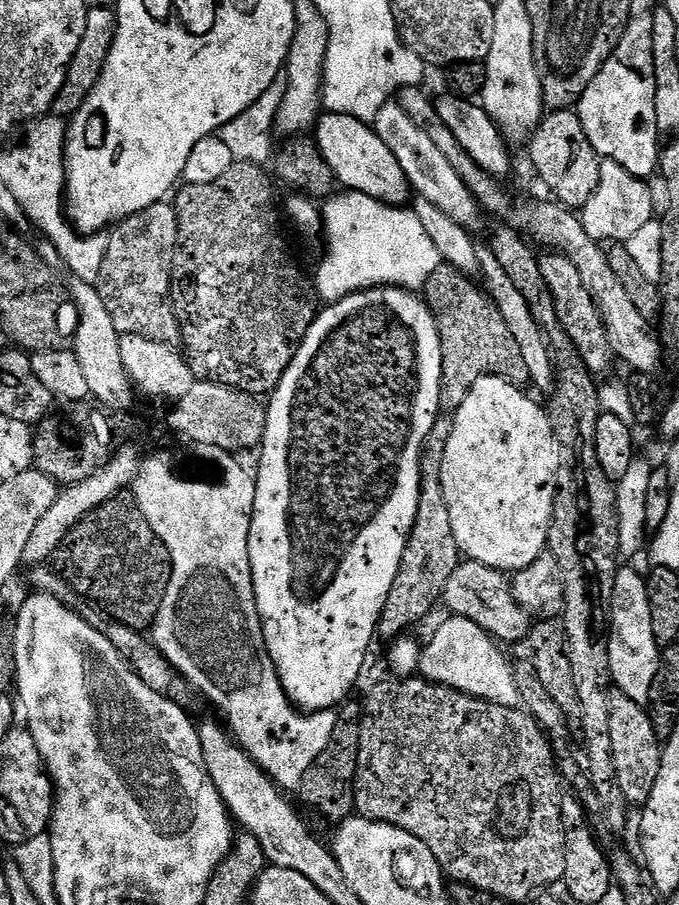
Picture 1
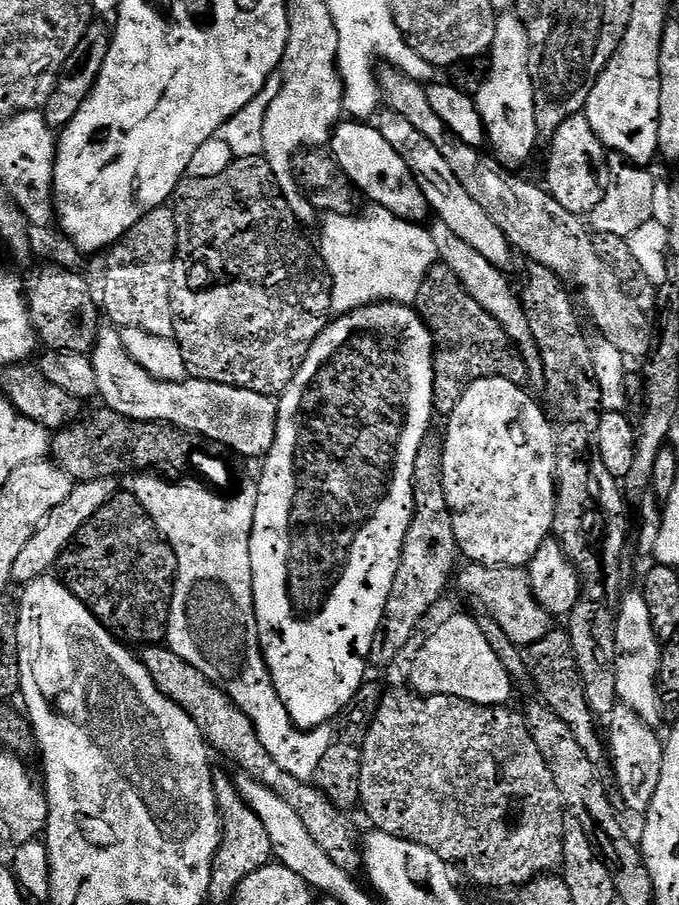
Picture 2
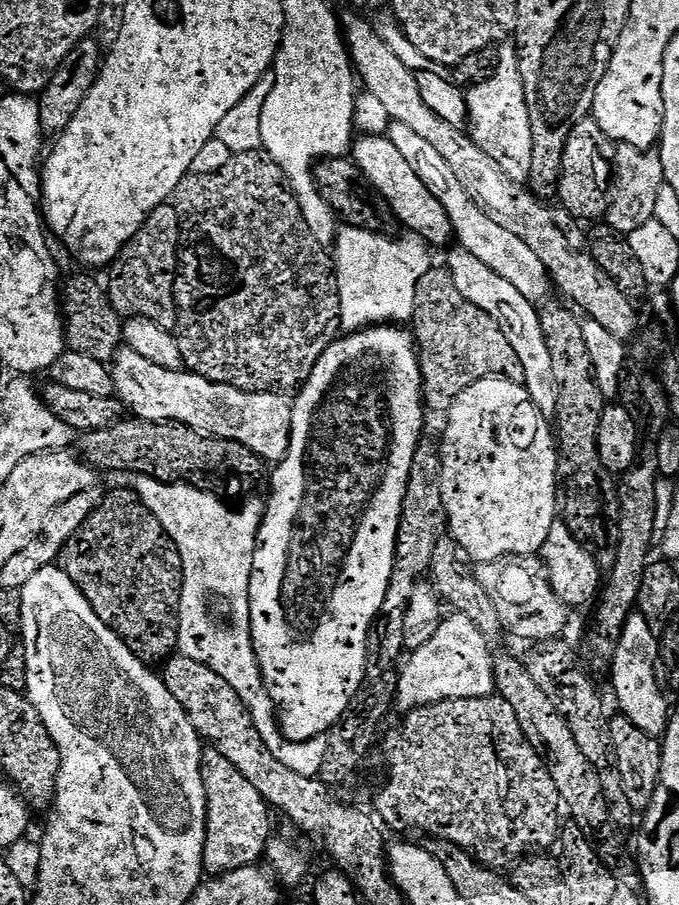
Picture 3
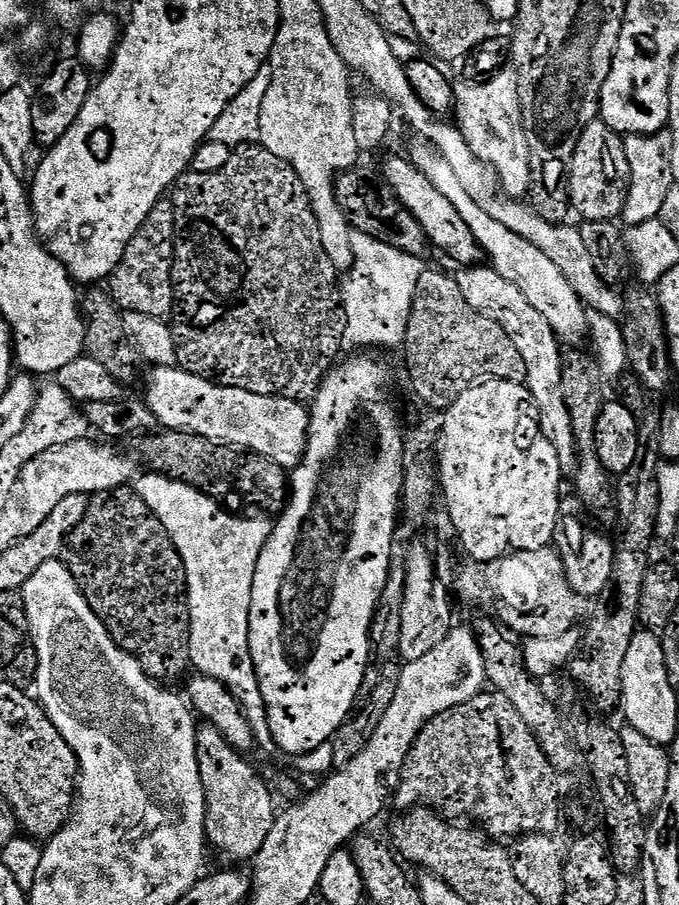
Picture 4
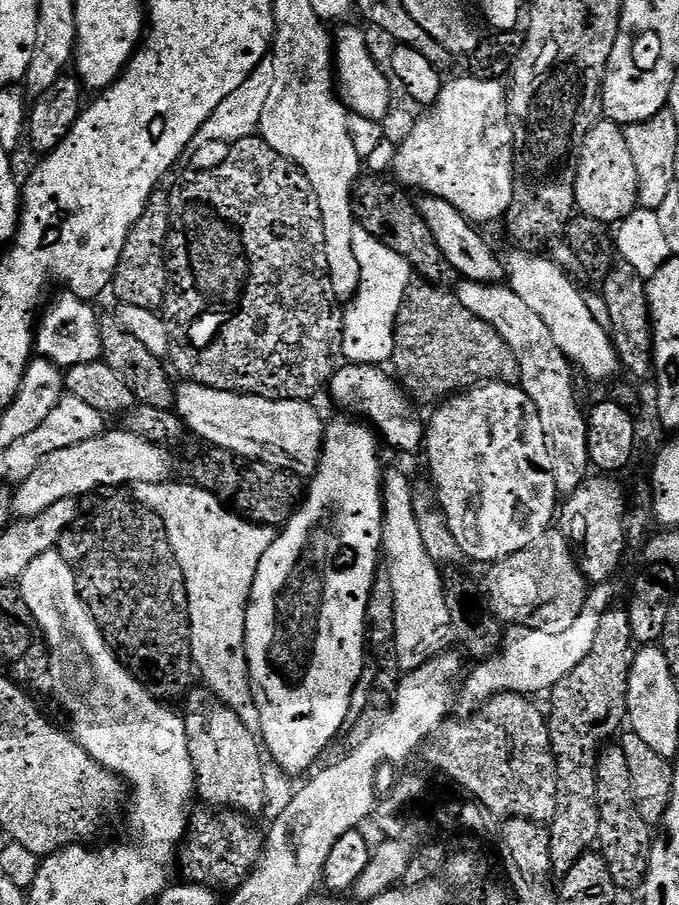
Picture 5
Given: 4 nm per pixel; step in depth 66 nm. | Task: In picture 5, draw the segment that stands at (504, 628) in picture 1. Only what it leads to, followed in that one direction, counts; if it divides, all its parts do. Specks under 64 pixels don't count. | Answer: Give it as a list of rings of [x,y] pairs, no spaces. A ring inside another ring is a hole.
[[[563,531],[545,532],[543,540],[537,540],[532,547],[493,563],[491,568],[486,596],[492,611],[505,625],[533,628],[546,634],[562,634],[562,630],[570,630],[582,614],[586,577],[569,537]]]

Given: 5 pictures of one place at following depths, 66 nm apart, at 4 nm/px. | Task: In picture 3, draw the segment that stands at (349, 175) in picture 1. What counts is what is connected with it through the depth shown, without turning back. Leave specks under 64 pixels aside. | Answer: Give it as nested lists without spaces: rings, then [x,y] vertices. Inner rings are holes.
[[[387,135],[364,136],[355,141],[350,149],[350,159],[360,168],[365,180],[374,189],[375,195],[386,205],[397,221],[402,220],[411,235],[420,237],[425,244],[435,246],[453,239],[452,223],[446,210],[428,187],[418,178],[414,166],[402,158],[402,153],[390,142]]]

